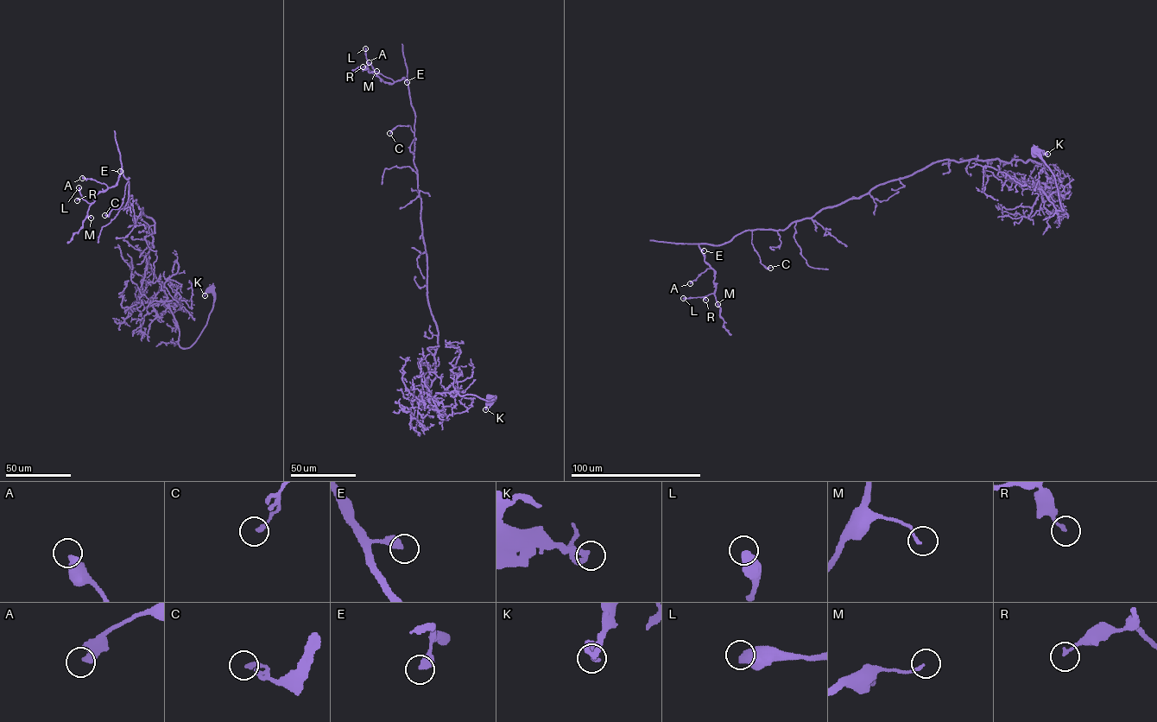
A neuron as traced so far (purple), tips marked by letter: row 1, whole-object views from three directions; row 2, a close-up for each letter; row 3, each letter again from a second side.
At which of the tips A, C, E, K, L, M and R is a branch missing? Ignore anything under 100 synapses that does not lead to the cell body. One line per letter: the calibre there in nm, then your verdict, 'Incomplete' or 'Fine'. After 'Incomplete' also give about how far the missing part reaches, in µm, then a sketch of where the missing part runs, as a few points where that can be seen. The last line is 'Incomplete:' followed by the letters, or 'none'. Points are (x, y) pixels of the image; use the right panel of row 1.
A: Thickness 480 nm. Fine
C: Thickness 190 nm. Fine
E: Thickness 400 nm. Fine
K: Thickness 360 nm. Fine
L: Thickness 550 nm. Fine
M: Thickness 100 nm. Fine
R: Thickness 150 nm. Fine
Incomplete: none

